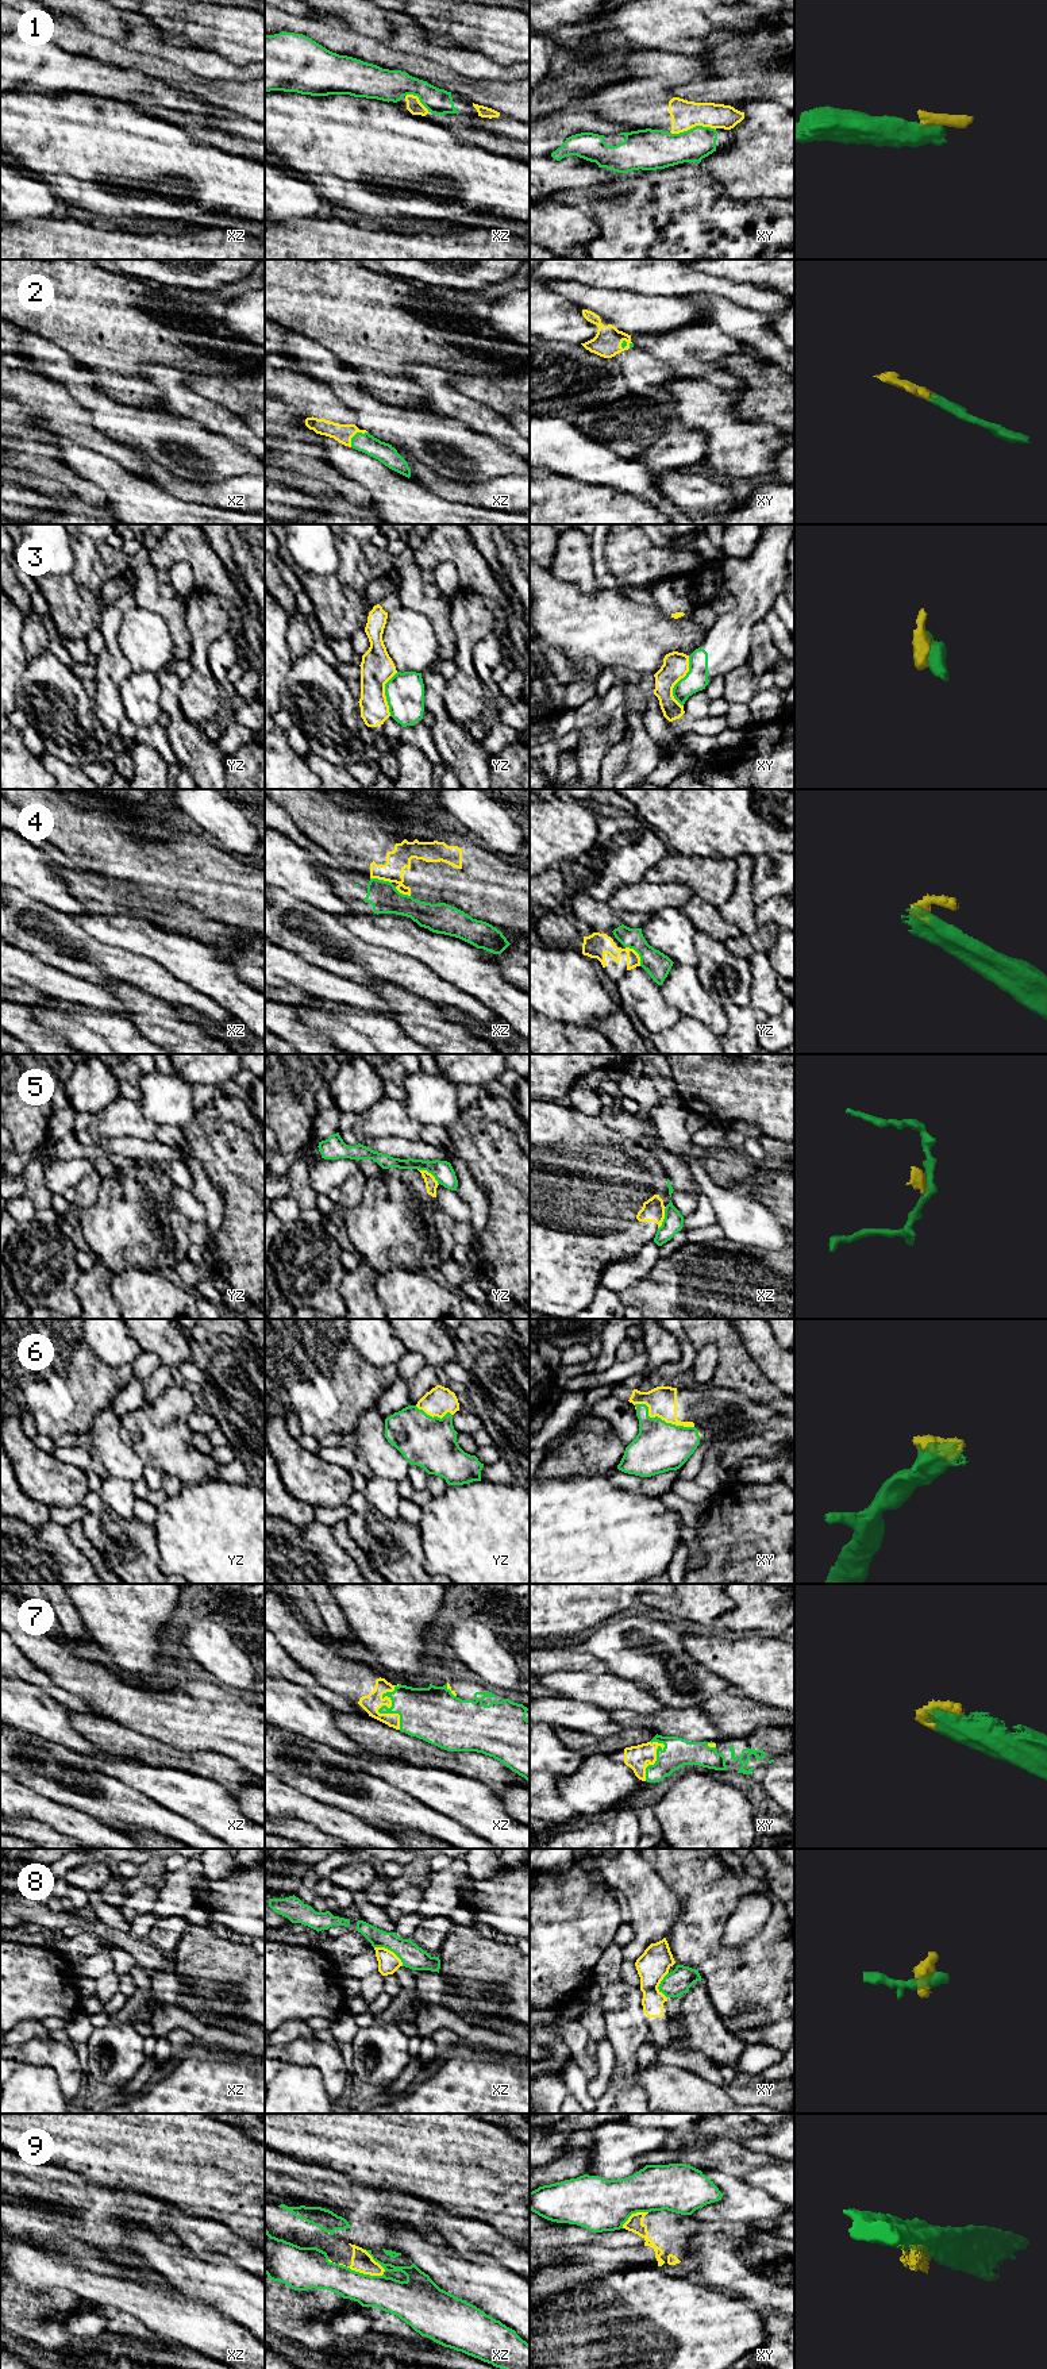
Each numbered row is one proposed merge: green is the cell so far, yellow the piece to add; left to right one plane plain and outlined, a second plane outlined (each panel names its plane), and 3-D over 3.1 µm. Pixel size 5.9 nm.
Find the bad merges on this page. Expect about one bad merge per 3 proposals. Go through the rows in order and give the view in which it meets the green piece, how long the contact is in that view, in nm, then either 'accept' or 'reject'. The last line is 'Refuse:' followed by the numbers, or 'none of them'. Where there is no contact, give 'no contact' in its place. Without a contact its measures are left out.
1: xy | 280 nm | reject
2: xz | 140 nm | accept
3: xy | 300 nm | reject
4: yz | 150 nm | reject
5: yz | 160 nm | reject
6: xy | 380 nm | accept
7: xz | 280 nm | accept
8: xz | 200 nm | reject
9: xz | 280 nm | reject
Refuse: 1, 3, 4, 5, 8, 9

